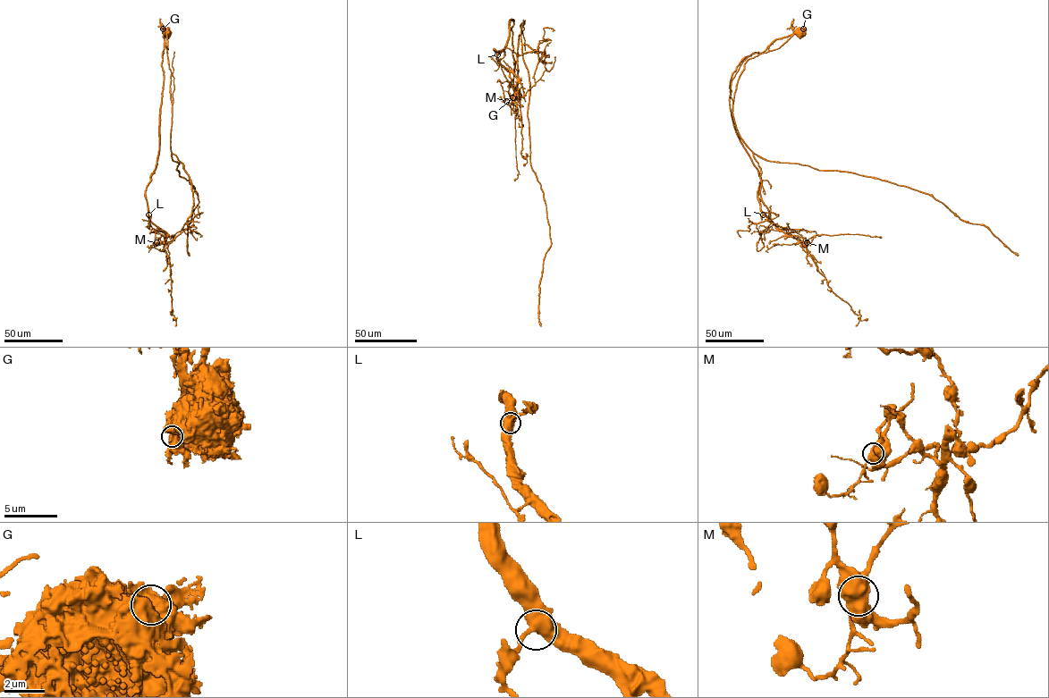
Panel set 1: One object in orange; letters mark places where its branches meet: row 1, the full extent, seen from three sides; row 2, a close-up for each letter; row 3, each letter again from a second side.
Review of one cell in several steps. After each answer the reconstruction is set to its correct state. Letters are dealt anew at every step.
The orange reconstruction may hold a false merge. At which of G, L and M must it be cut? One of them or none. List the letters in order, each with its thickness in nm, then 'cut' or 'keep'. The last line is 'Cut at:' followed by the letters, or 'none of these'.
G: 650 nm | cut
L: 500 nm | keep
M: 650 nm | keep
Cut at: G

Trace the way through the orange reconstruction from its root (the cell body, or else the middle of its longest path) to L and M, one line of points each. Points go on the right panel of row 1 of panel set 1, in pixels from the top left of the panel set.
L: (800, 33), (779, 48), (769, 51), (771, 43), (747, 56), (731, 80), (733, 125), (760, 178), (763, 214)
M: (800, 33), (745, 63), (732, 114), (760, 169), (767, 220), (807, 242)

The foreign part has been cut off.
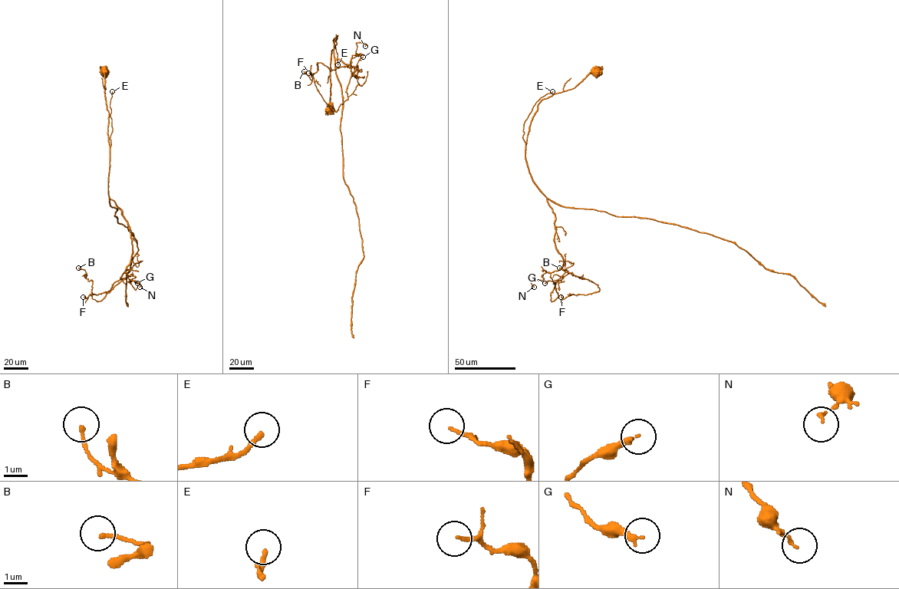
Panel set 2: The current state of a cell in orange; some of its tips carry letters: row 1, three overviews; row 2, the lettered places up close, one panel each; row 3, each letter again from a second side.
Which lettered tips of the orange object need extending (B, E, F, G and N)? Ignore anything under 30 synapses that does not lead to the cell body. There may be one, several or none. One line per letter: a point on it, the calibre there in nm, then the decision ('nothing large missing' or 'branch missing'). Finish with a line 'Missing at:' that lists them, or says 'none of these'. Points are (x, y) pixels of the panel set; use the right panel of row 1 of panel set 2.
B: at (559, 268); 160 nm thick; nothing large missing
E: at (552, 91); 180 nm thick; branch missing
F: at (561, 297); 90 nm thick; nothing large missing
G: at (544, 283); 240 nm thick; nothing large missing
N: at (534, 287); 120 nm thick; nothing large missing
Missing at: E

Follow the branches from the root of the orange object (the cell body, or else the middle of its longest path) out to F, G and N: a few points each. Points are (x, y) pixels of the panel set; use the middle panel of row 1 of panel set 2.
F: (330, 108), (335, 37), (334, 57), (357, 67), (347, 98), (336, 111), (308, 73)
G: (330, 108), (334, 39), (334, 57), (349, 67), (357, 67), (357, 74), (350, 77), (363, 57)
N: (330, 108), (334, 39), (334, 57), (357, 67), (354, 76), (356, 43), (365, 46)

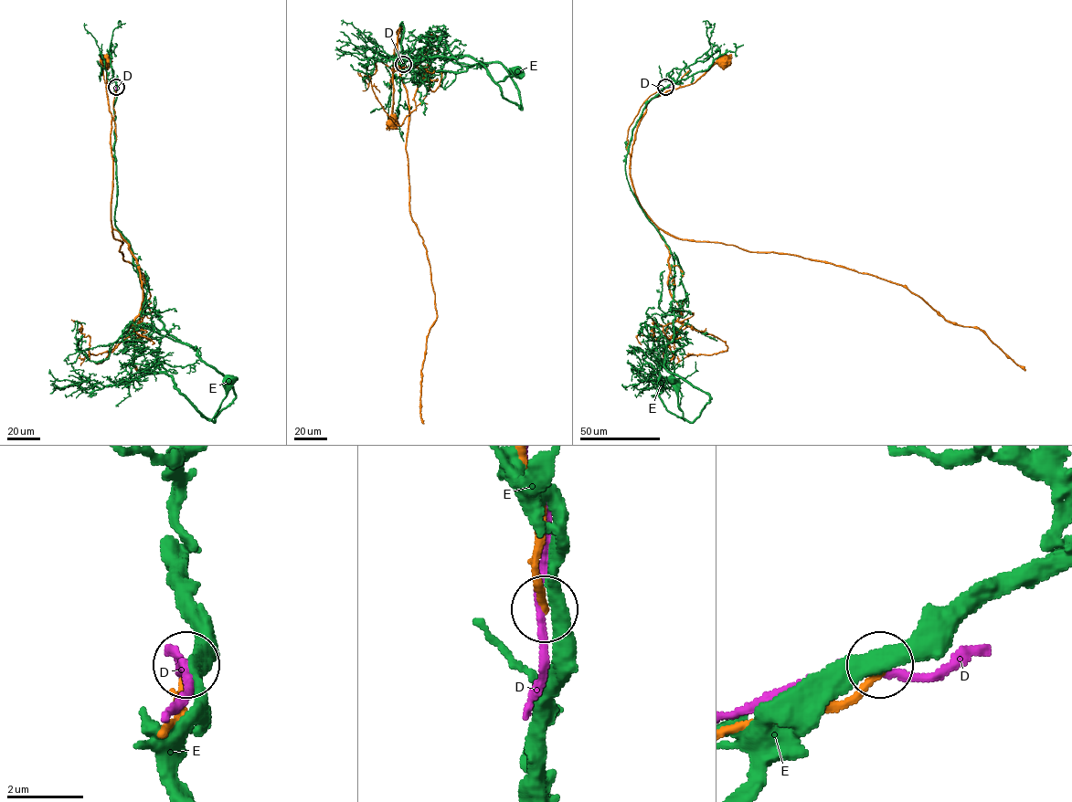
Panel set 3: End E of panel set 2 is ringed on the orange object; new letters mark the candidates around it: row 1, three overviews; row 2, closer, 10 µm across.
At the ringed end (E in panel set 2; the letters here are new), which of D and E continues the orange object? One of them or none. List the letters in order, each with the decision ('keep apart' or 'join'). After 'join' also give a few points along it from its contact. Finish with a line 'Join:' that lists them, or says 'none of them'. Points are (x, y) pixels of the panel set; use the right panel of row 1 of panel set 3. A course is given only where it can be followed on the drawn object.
D: keep apart
E: keep apart
Join: none of them

